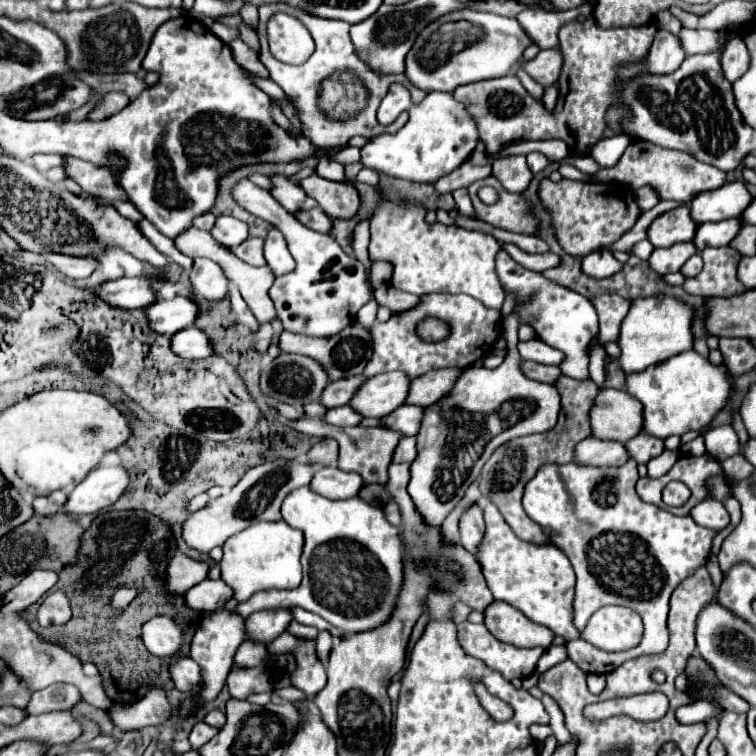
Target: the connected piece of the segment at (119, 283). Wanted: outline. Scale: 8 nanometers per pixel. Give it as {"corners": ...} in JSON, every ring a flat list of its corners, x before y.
{"corners":[[122,277,116,281,100,283,96,287,96,297,118,309,142,309,154,301,148,279,144,277]]}

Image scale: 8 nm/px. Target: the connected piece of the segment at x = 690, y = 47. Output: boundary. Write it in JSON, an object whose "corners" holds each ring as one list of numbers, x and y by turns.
{"corners":[[682,29,678,33,680,45,686,55,692,53,706,53,718,47,718,33,716,31,694,31,694,29]]}

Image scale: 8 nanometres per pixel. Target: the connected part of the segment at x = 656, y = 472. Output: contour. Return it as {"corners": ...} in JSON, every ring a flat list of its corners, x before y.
{"corners":[[664,451,662,455,658,455,656,459,652,459,648,463,648,477,660,477,664,473,668,473,672,469,672,465,678,461,678,451]]}

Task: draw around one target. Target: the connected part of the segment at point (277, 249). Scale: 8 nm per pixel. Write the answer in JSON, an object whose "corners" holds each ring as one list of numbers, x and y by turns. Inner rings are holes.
{"corners":[[270,229,266,243,264,243,264,259,268,263,268,267,272,269,274,277,286,275,294,269,296,261,292,259,288,247,286,247,286,239,278,229]]}

